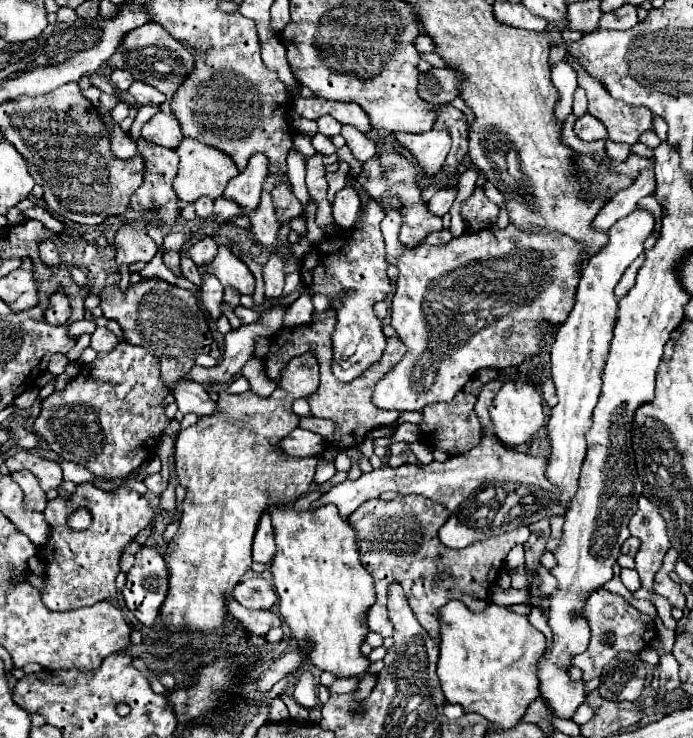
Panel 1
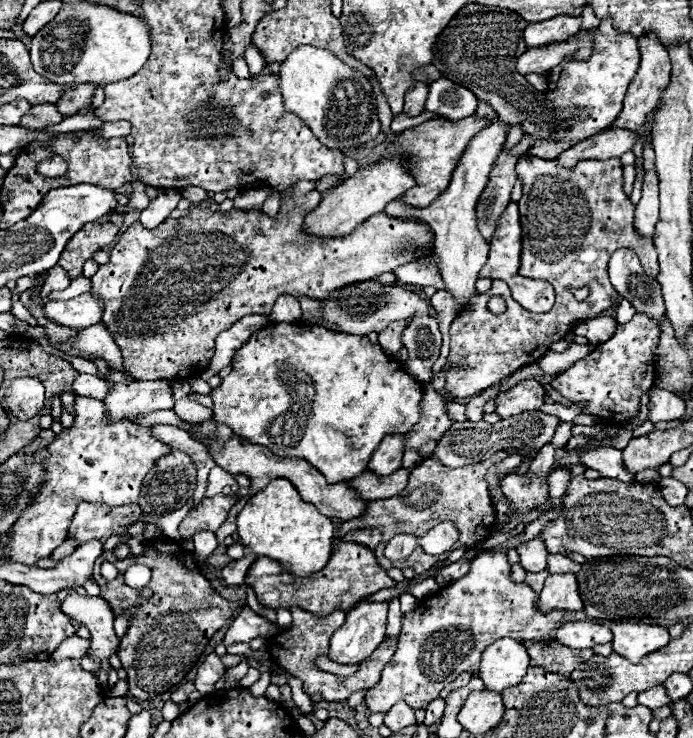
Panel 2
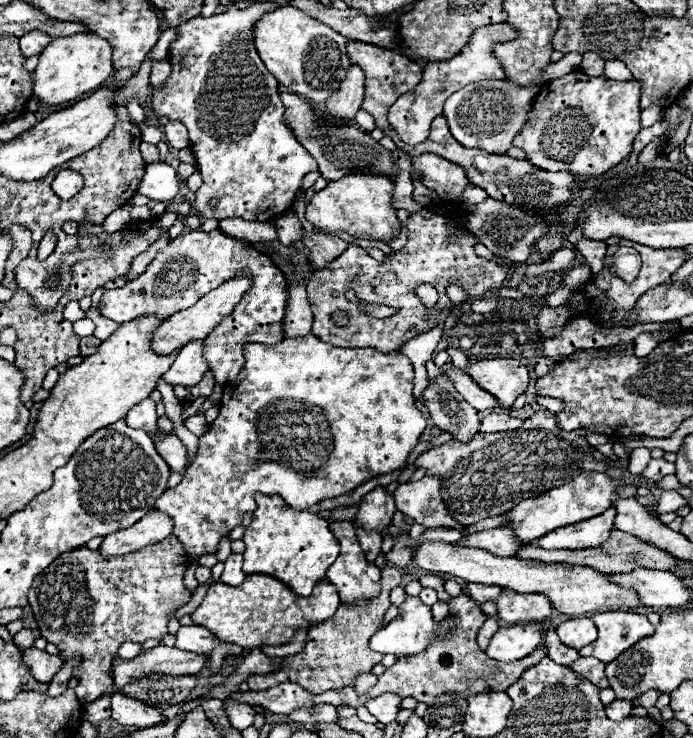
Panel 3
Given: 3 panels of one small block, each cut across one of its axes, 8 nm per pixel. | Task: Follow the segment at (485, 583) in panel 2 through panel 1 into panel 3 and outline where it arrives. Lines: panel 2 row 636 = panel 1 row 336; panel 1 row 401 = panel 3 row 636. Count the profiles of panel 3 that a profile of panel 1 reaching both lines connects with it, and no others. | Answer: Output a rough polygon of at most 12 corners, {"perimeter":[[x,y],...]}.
{"perimeter":[[406,596],[374,634],[380,654],[414,656],[440,638],[432,608]]}

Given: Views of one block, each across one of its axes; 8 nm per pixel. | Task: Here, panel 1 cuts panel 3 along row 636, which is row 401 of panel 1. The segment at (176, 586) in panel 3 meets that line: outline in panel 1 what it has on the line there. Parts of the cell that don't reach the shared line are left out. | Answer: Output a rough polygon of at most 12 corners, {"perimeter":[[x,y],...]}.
{"perimeter":[[120,342],[42,402],[64,460],[124,478],[170,420],[160,362]]}

